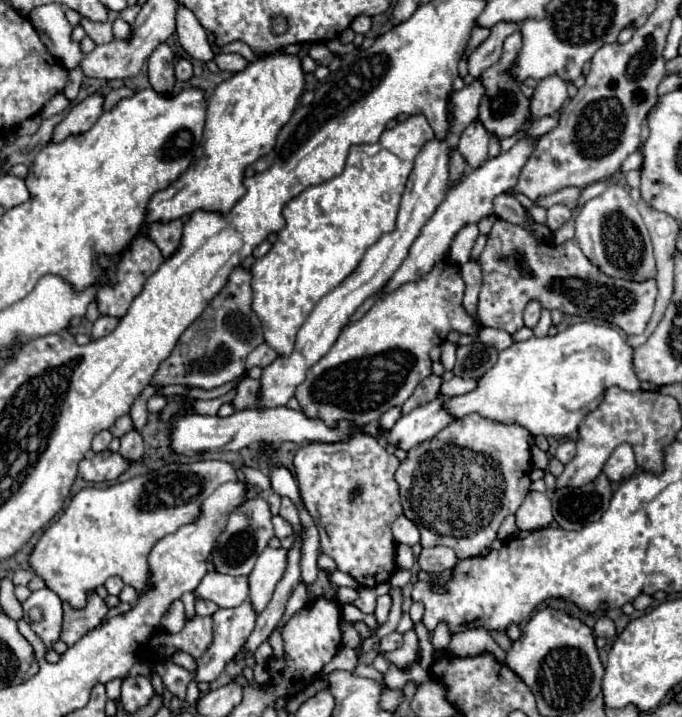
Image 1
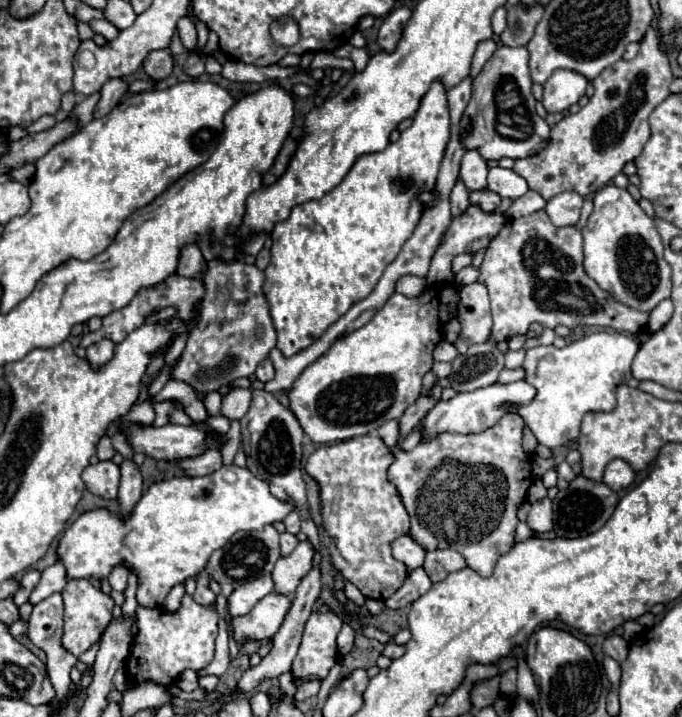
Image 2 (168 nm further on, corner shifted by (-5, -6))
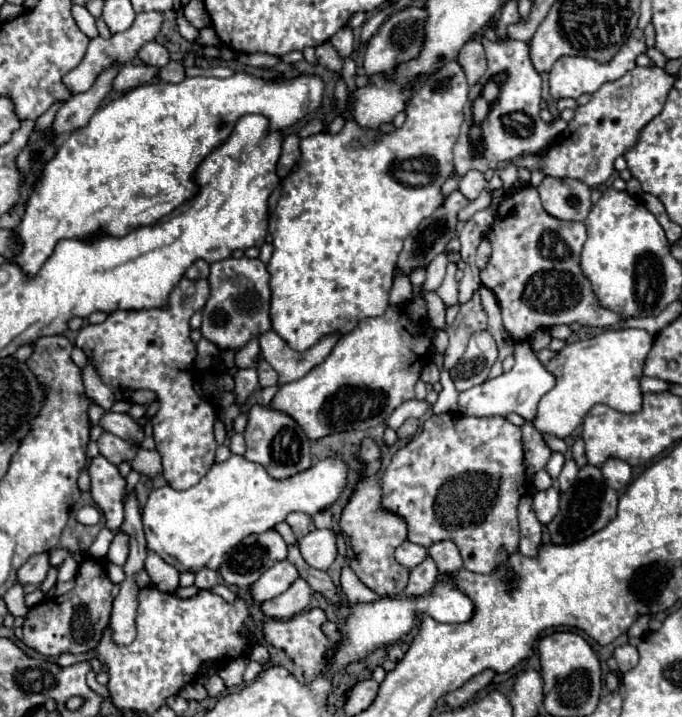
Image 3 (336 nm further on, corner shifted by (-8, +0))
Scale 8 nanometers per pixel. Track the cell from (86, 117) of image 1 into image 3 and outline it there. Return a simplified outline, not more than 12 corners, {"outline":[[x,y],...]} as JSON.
{"outline":[[123,65],[113,91],[129,91],[153,81],[155,67]]}

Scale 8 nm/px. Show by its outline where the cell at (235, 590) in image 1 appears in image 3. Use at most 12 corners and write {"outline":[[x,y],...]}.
{"outline":[[289,561],[267,569],[249,589],[255,603],[281,595],[295,579]]}

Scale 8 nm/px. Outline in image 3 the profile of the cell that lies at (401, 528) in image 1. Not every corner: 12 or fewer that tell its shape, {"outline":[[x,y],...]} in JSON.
{"outline":[[403,541],[395,559],[409,569],[427,557],[423,545]]}

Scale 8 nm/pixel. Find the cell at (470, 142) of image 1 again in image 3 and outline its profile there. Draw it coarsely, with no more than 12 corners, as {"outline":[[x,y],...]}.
{"outline":[[477,169],[461,177],[459,191],[467,199],[477,199],[487,187],[487,179]]}

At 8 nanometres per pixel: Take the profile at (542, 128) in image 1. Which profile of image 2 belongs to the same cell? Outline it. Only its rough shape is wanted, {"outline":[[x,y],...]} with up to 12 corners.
{"outline":[[500,45],[472,83],[460,143],[484,161],[540,153],[526,47]]}

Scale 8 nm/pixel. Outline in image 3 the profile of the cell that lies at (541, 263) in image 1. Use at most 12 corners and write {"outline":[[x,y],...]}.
{"outline":[[511,189],[481,285],[515,341],[623,321],[579,265],[581,221]]}

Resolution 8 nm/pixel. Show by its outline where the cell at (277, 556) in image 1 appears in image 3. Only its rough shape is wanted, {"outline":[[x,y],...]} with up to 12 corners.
{"outline":[[329,529],[299,539],[303,559],[313,569],[327,571],[337,555]]}

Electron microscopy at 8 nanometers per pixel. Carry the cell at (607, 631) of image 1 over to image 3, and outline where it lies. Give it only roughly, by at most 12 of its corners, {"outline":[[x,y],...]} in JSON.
{"outline":[[629,643],[615,647],[613,657],[623,673],[637,665],[637,649]]}

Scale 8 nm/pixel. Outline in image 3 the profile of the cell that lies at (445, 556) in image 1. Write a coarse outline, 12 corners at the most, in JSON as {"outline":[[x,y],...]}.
{"outline":[[451,541],[427,549],[439,573],[451,575],[463,567],[459,549]]}

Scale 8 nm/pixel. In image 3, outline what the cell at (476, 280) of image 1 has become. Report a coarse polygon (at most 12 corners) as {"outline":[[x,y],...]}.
{"outline":[[479,291],[461,305],[445,351],[445,369],[459,361],[469,337],[487,329]]}

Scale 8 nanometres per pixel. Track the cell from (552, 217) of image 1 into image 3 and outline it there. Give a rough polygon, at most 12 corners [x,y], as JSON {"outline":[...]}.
{"outline":[[545,177],[539,197],[561,221],[585,221],[591,189]]}

